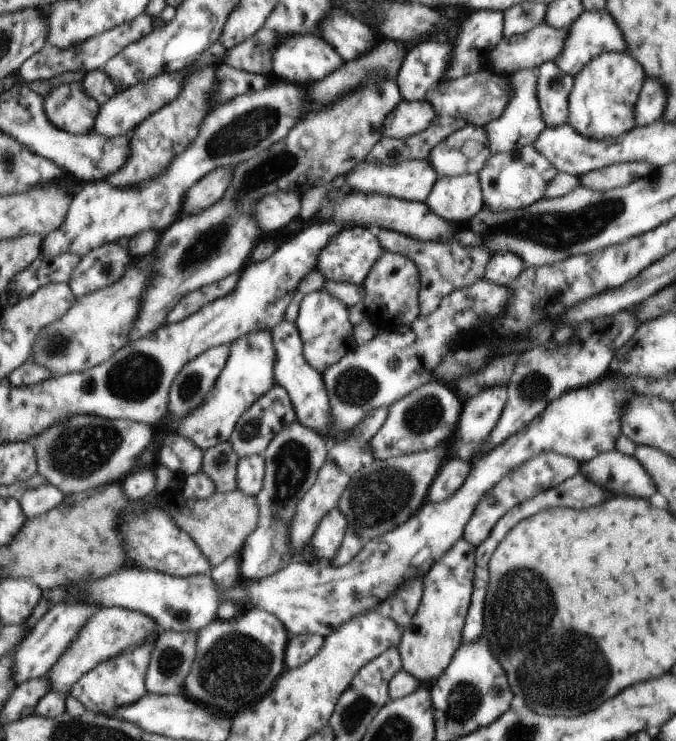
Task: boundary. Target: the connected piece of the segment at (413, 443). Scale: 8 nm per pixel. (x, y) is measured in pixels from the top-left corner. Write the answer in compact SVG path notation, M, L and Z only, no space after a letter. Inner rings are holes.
M435 380L425 382L389 406L383 425L369 440L371 457L366 460L384 460L390 457L415 454L421 450L433 450L433 446L437 446L439 442L453 437L456 426L459 424L460 407L459 399L449 387Z

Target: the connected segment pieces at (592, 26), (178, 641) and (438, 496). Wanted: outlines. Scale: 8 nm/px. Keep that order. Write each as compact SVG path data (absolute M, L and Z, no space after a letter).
M599 10L593 12L584 11L579 18L567 29L565 36L565 46L561 50L561 54L557 58L553 58L555 66L563 72L563 74L574 77L586 65L607 52L623 52L625 50L625 42L621 32L617 30L615 22L611 20L608 11Z
M160 632L146 687L159 695L185 694L185 680L197 658L198 632Z
M447 458L428 490L426 502L437 503L451 498L464 485L471 470L471 463Z

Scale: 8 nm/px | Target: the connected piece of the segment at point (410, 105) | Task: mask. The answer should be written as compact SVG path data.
M401 100L393 112L385 118L381 135L391 139L415 136L423 132L435 117L435 112L424 100L420 102Z

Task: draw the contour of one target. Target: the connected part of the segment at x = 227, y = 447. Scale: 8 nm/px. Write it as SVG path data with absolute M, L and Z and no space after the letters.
M221 442L204 451L201 470L211 476L215 484L215 493L227 494L235 490L235 470L238 462L231 442Z

